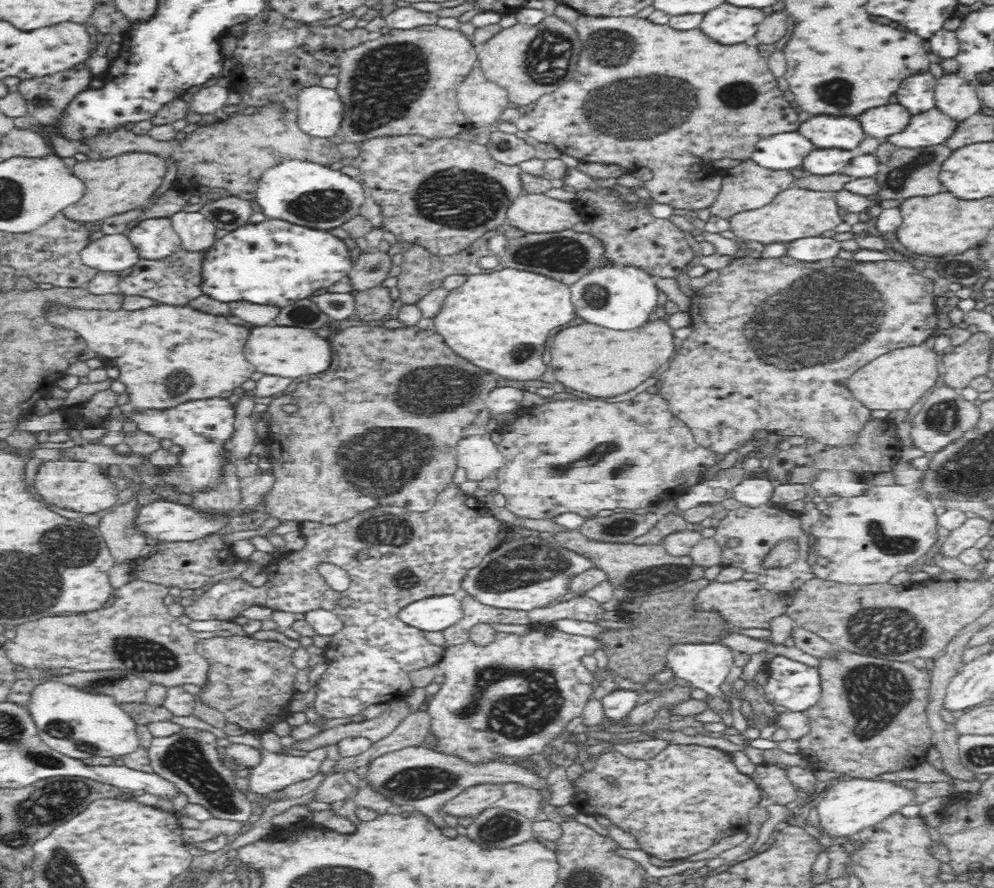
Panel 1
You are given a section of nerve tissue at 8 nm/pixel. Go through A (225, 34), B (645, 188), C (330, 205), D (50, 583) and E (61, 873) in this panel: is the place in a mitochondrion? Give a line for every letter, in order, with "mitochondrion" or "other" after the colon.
A: other
B: other
C: mitochondrion
D: mitochondrion
E: mitochondrion

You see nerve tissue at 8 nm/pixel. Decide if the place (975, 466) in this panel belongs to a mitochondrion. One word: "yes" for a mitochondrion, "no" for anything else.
yes

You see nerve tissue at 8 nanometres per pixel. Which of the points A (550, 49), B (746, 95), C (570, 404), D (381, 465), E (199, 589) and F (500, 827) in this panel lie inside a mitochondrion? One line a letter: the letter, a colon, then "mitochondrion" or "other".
A: mitochondrion
B: mitochondrion
C: other
D: mitochondrion
E: other
F: mitochondrion

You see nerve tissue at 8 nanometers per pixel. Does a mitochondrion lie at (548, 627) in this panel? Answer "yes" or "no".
no

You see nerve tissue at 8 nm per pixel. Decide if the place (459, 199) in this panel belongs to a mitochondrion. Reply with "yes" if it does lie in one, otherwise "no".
yes

